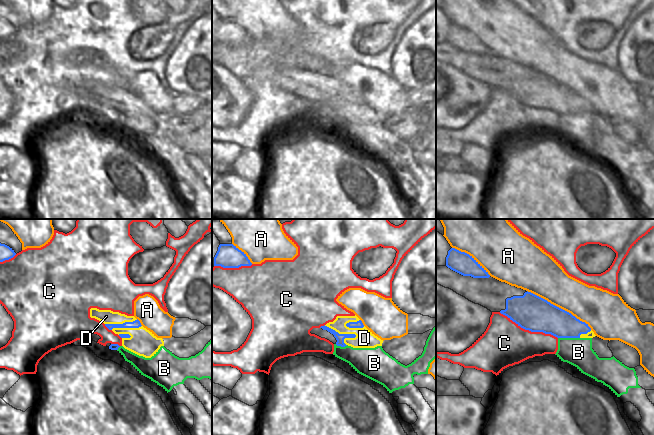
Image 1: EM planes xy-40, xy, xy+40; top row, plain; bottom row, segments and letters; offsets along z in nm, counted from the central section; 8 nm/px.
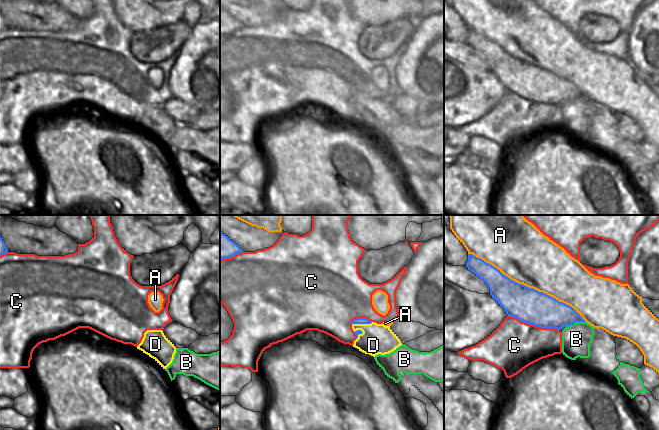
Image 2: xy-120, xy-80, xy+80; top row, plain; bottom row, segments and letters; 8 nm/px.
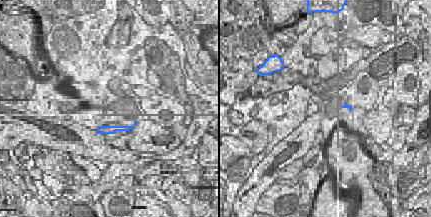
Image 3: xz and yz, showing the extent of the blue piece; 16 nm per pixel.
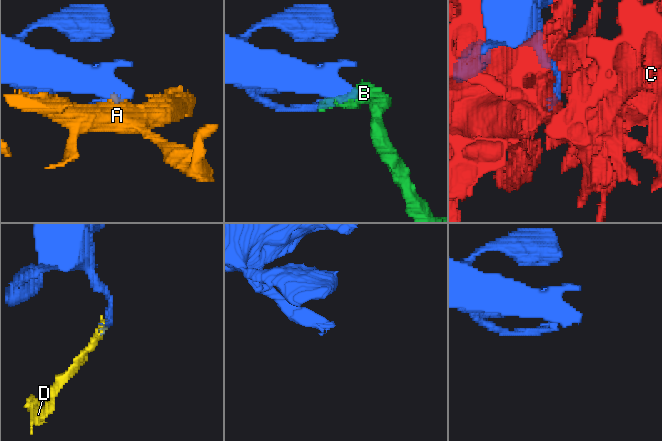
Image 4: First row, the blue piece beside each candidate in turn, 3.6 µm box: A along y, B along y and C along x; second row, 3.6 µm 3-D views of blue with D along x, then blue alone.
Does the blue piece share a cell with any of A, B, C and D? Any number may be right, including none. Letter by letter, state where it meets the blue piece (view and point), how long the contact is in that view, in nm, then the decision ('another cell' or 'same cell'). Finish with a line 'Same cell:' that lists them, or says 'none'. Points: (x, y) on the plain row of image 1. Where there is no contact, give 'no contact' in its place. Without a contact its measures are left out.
A: meets blue in xy+40 at (558, 83); contact 600 nm long; another cell
B: meets blue in xy+40 at (569, 113); contact 180 nm long; another cell
C: meets blue in xy+40 at (528, 105); contact 500 nm long; another cell
D: meets blue in xy at (340, 110); contact 280 nm long; another cell
Same cell: none

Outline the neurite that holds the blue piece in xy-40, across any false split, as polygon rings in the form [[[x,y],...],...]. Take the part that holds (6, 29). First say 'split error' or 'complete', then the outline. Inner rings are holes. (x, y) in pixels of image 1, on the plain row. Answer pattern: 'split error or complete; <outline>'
complete; [[[0,19],[0,38],[9,36],[16,31],[14,26],[5,20]]]

